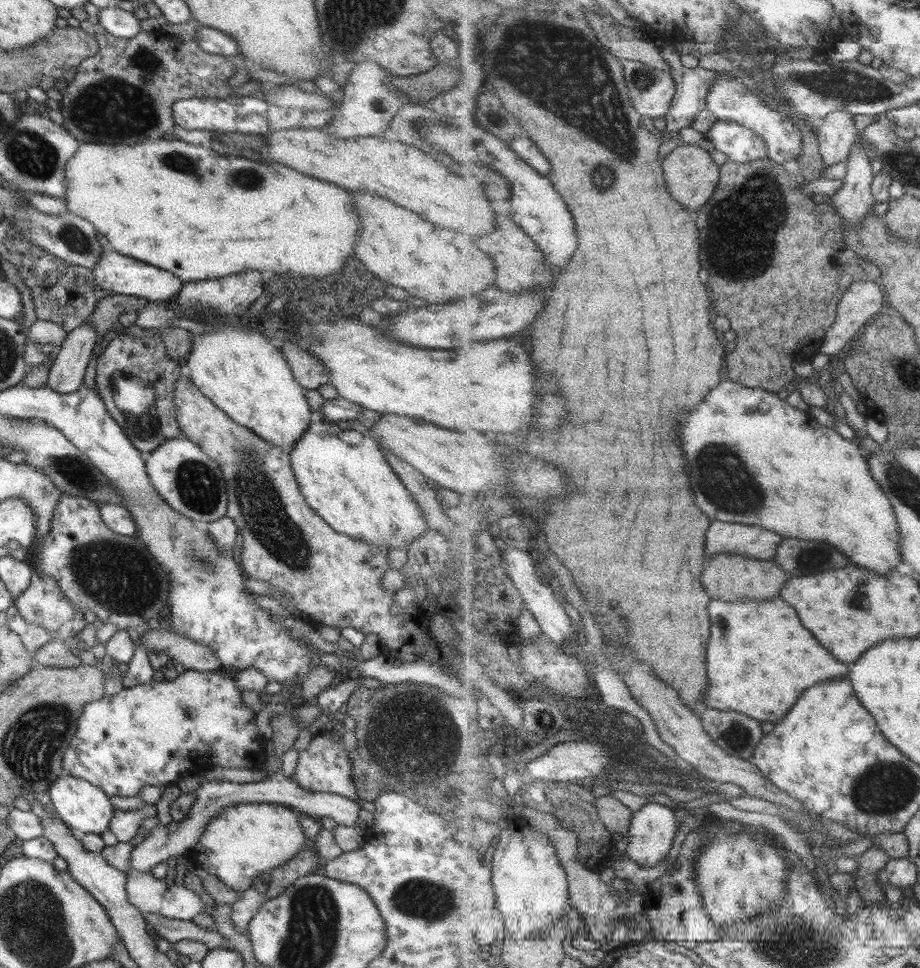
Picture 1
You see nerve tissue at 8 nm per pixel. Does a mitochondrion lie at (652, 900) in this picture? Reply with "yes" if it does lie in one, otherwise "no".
no

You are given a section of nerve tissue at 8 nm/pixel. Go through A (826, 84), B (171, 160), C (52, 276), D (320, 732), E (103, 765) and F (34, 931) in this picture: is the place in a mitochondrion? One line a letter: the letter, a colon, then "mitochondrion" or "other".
A: mitochondrion
B: mitochondrion
C: other
D: other
E: other
F: mitochondrion

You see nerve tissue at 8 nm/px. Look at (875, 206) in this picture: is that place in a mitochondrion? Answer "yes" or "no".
no

